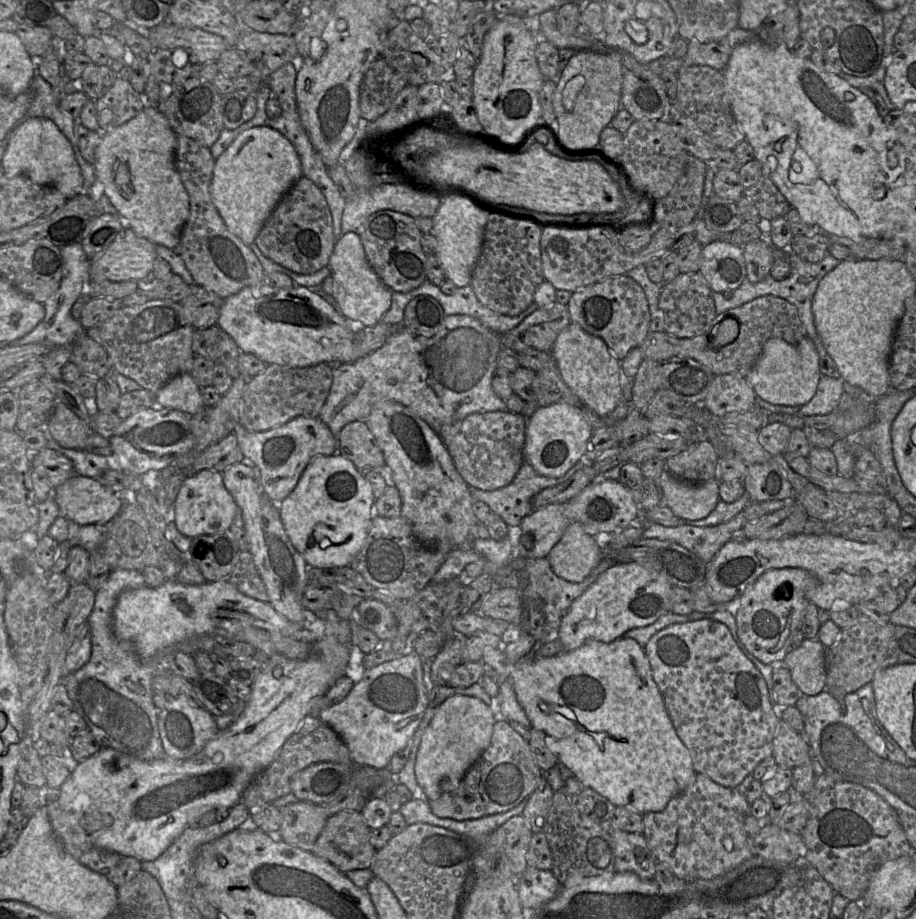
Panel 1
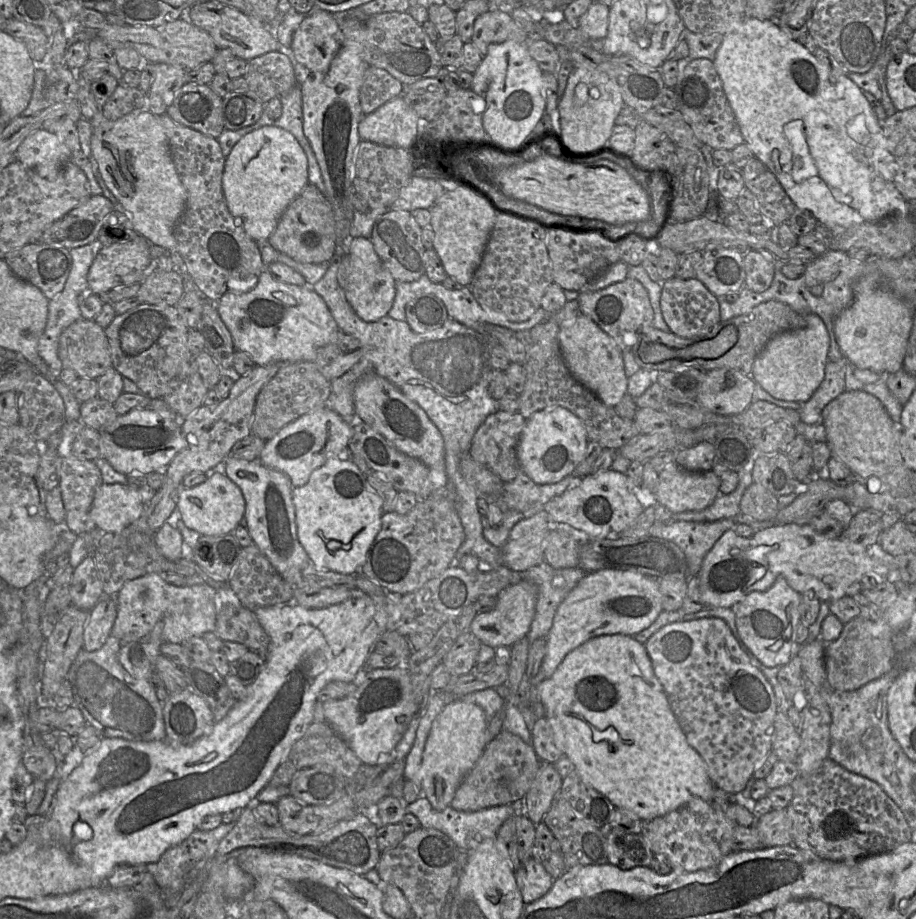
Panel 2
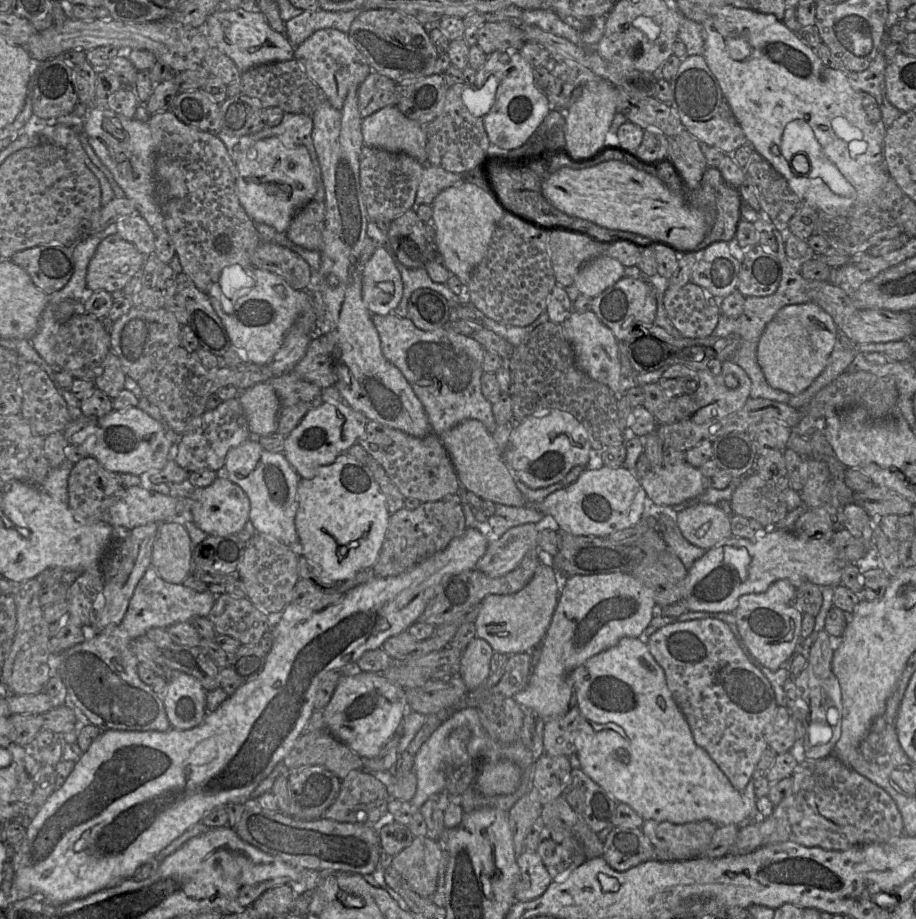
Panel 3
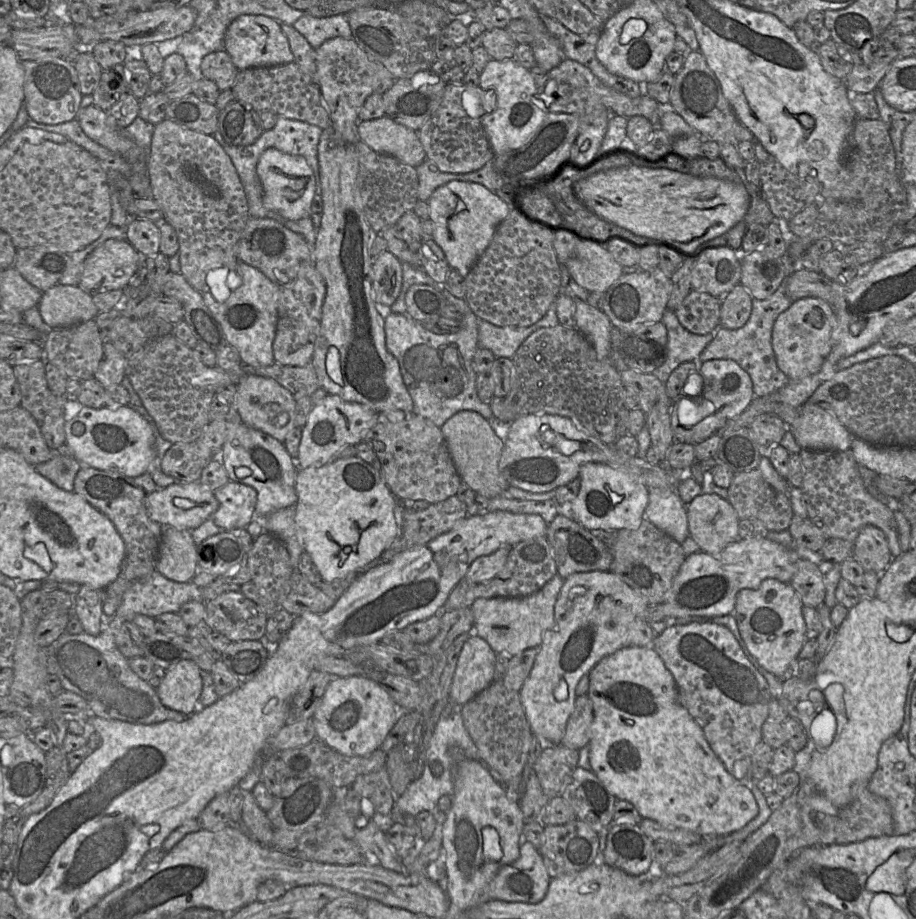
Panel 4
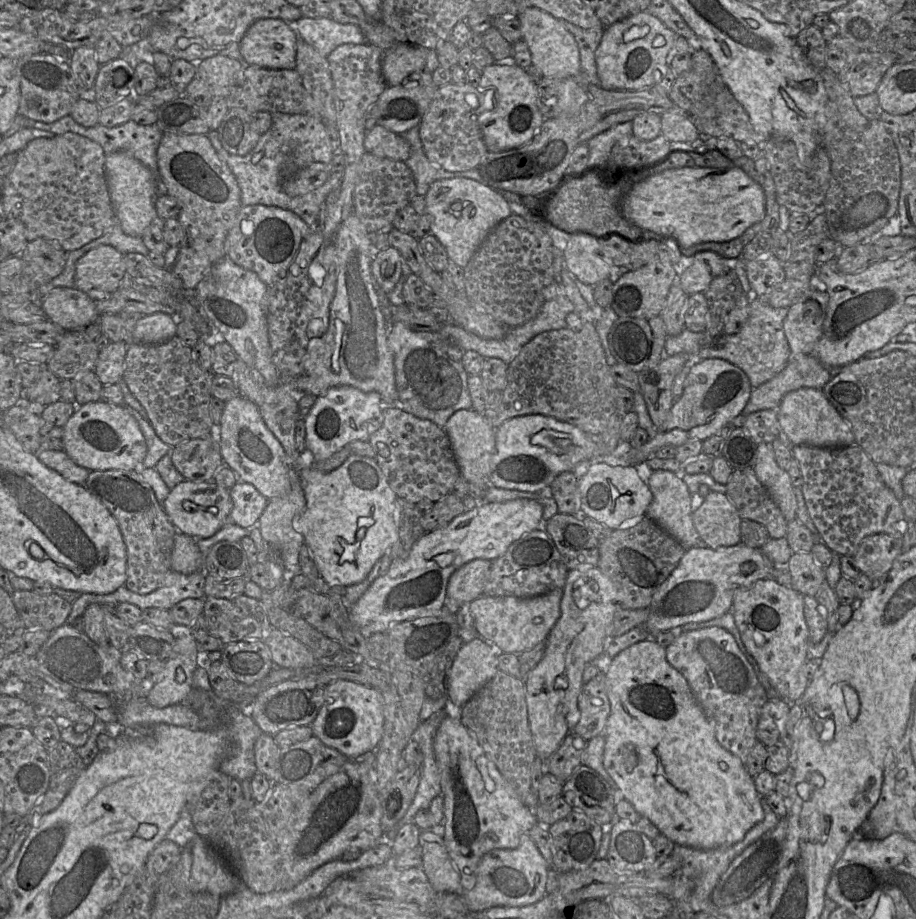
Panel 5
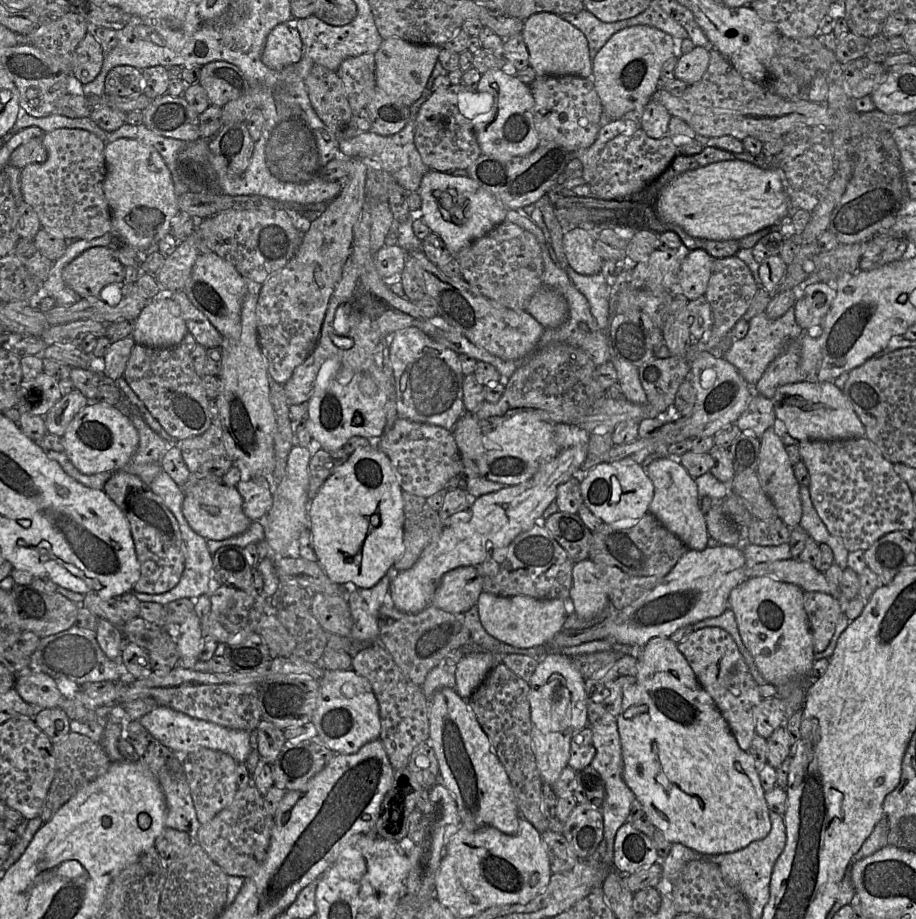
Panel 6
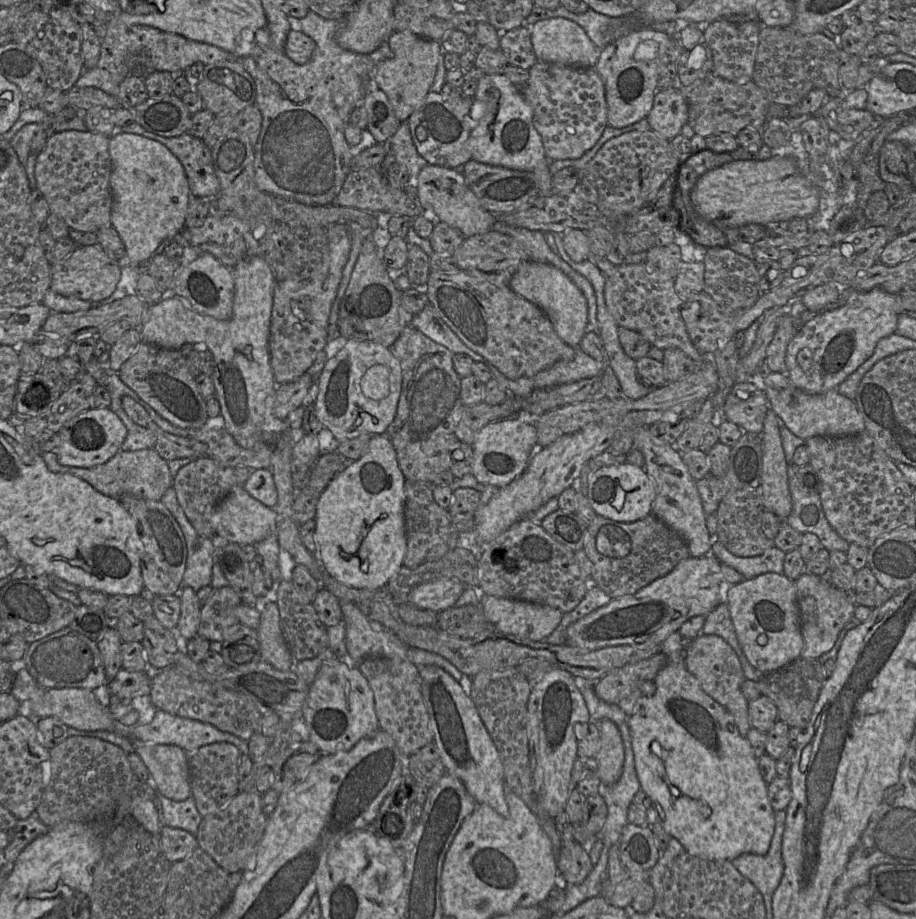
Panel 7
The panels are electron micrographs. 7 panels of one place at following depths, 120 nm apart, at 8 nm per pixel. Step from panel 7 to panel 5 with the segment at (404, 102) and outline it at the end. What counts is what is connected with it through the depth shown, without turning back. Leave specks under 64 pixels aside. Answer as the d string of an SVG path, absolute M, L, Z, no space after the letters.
M397 44L384 52L382 73L387 85L401 85L411 74L423 71L430 50L416 45Z

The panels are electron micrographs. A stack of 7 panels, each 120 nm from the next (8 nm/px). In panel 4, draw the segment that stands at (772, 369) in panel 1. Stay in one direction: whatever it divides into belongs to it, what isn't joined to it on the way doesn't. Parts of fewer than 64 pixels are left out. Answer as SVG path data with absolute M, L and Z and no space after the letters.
M821 298L795 300L776 319L772 330L772 347L779 369L796 381L818 372L833 349L832 331L835 314L831 304Z

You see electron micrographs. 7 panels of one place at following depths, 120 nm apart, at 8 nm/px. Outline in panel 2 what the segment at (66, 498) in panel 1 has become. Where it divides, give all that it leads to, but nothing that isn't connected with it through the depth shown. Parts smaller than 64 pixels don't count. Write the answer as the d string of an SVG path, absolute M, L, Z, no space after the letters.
M102 483L95 490L90 515L101 531L119 532L137 520L143 511L138 487Z

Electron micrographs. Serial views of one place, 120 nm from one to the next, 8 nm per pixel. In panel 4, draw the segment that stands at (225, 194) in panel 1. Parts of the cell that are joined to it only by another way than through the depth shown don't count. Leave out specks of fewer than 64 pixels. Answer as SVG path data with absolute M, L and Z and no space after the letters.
M268 148L259 158L257 174L263 186L264 207L278 213L283 220L297 221L310 217L316 181L312 168L301 155L291 155Z

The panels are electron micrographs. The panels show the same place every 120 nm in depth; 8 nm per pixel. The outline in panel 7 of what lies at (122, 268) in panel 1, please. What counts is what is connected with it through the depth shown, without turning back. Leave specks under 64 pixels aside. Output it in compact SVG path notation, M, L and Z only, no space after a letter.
M99 243L78 247L61 262L52 265L51 286L56 293L90 302L110 297L121 278L120 263L107 255Z

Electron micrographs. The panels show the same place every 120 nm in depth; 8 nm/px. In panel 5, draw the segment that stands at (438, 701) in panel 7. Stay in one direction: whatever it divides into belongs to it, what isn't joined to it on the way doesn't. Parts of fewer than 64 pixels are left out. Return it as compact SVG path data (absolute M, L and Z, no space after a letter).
M446 716L442 720L434 737L434 753L440 774L441 795L444 798L444 842L449 857L460 875L463 890L469 891L475 886L476 870L482 857L494 849L516 849L521 843L522 836L536 825L536 816L520 800L474 734L460 719Z

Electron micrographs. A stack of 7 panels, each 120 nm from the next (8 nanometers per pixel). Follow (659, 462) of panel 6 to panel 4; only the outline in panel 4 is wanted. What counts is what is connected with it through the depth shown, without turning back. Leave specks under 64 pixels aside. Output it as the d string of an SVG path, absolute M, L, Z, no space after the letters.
M648 488L648 492L645 519L681 544L689 536L687 504L673 489Z

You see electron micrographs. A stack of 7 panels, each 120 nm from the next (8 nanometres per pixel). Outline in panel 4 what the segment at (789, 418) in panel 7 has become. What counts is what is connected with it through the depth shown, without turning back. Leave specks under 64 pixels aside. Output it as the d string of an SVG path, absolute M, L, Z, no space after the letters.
M811 403L802 405L789 429L802 449L844 452L855 437L830 411Z

